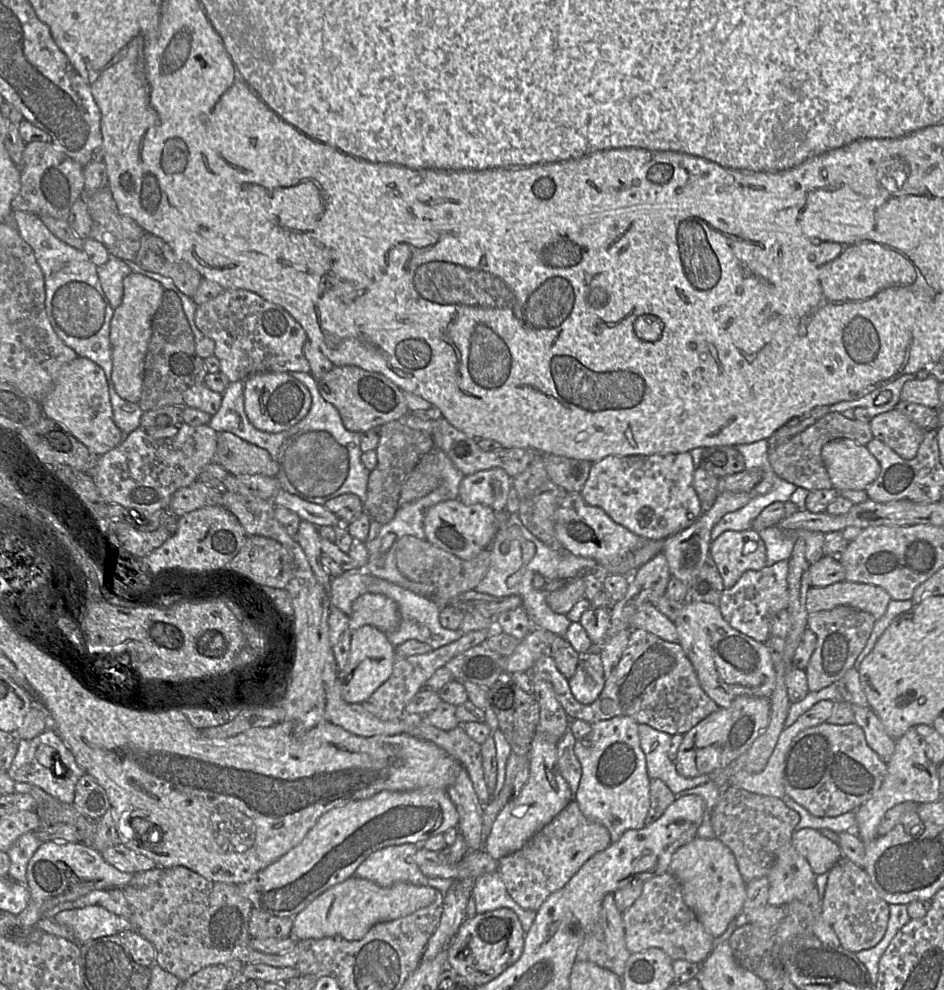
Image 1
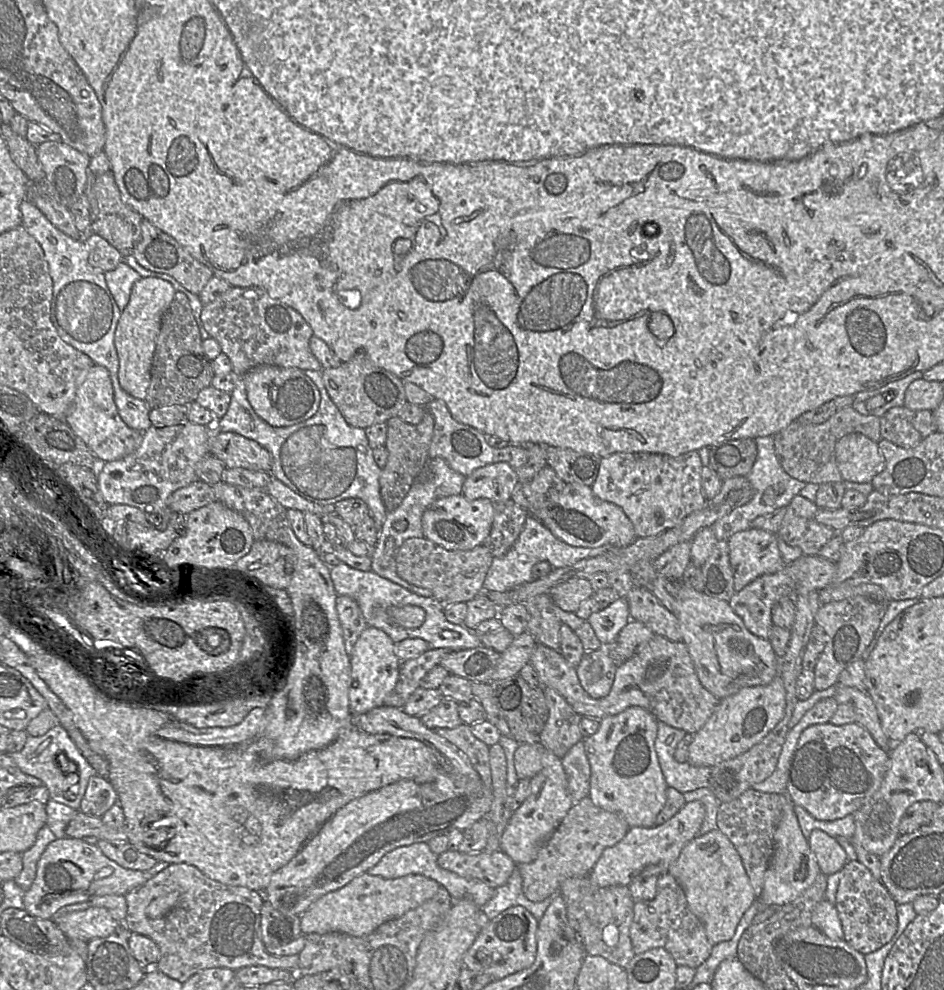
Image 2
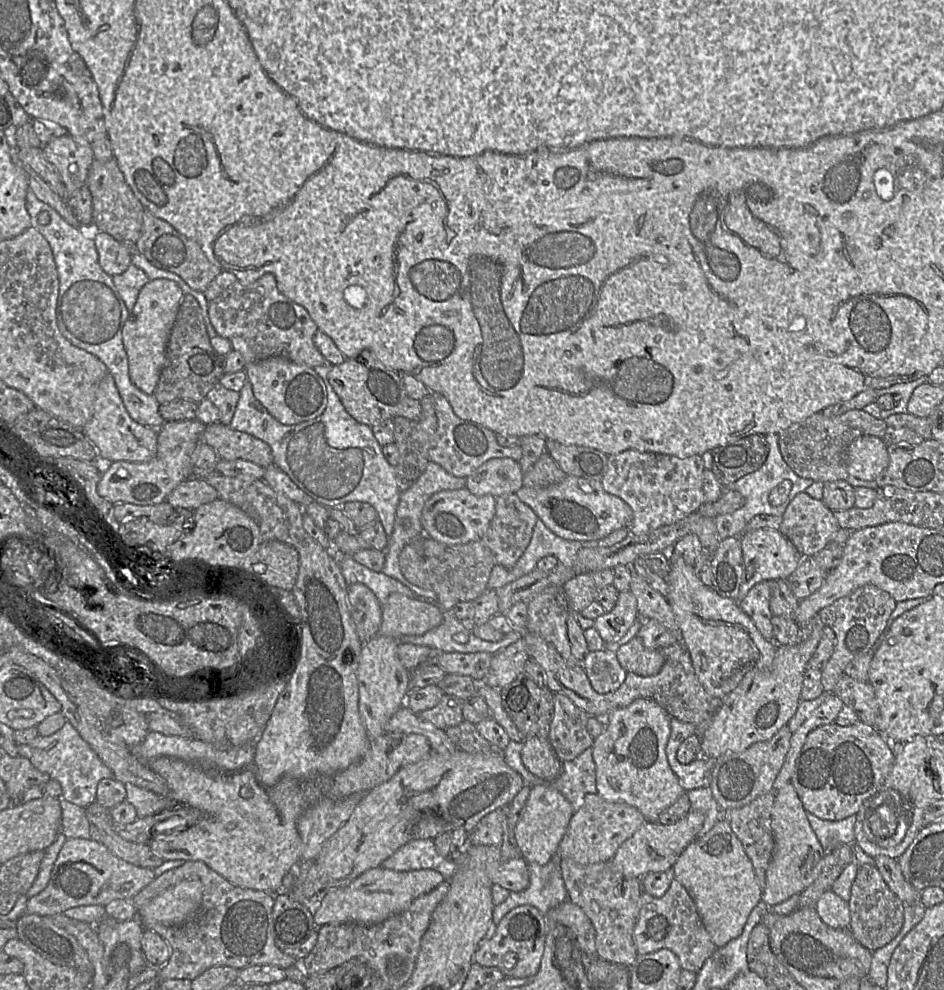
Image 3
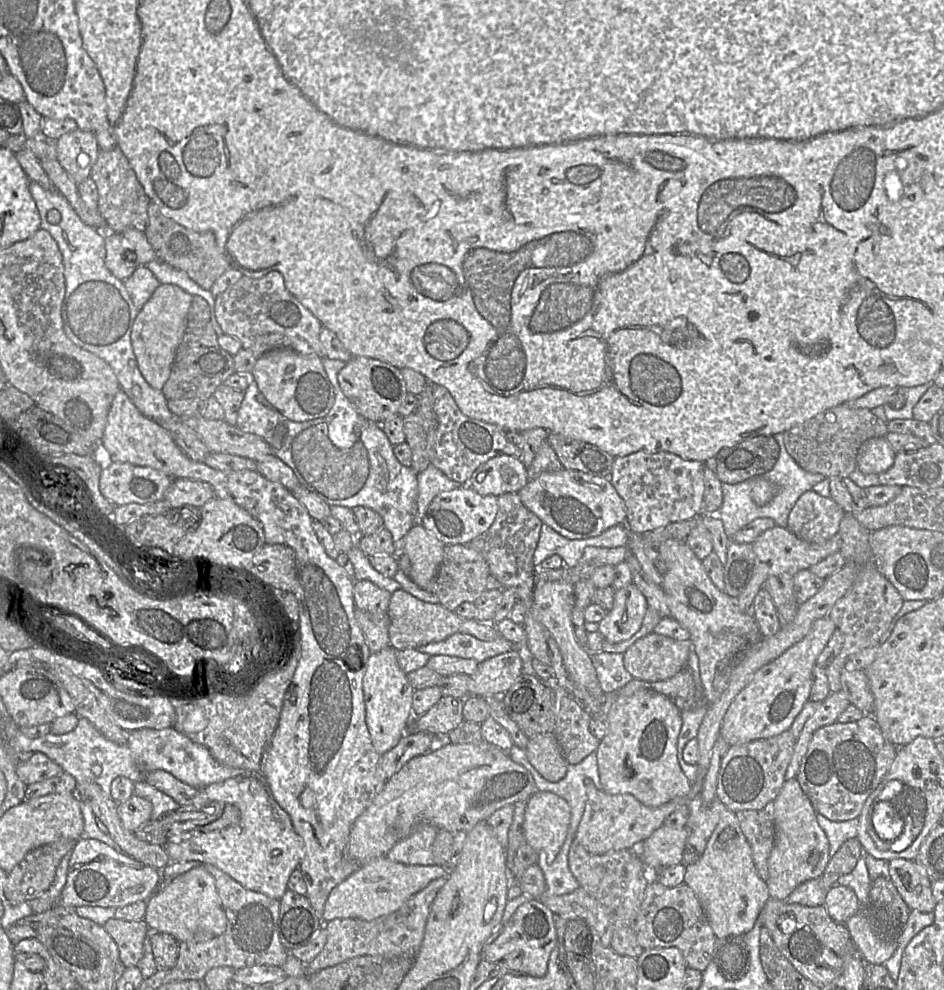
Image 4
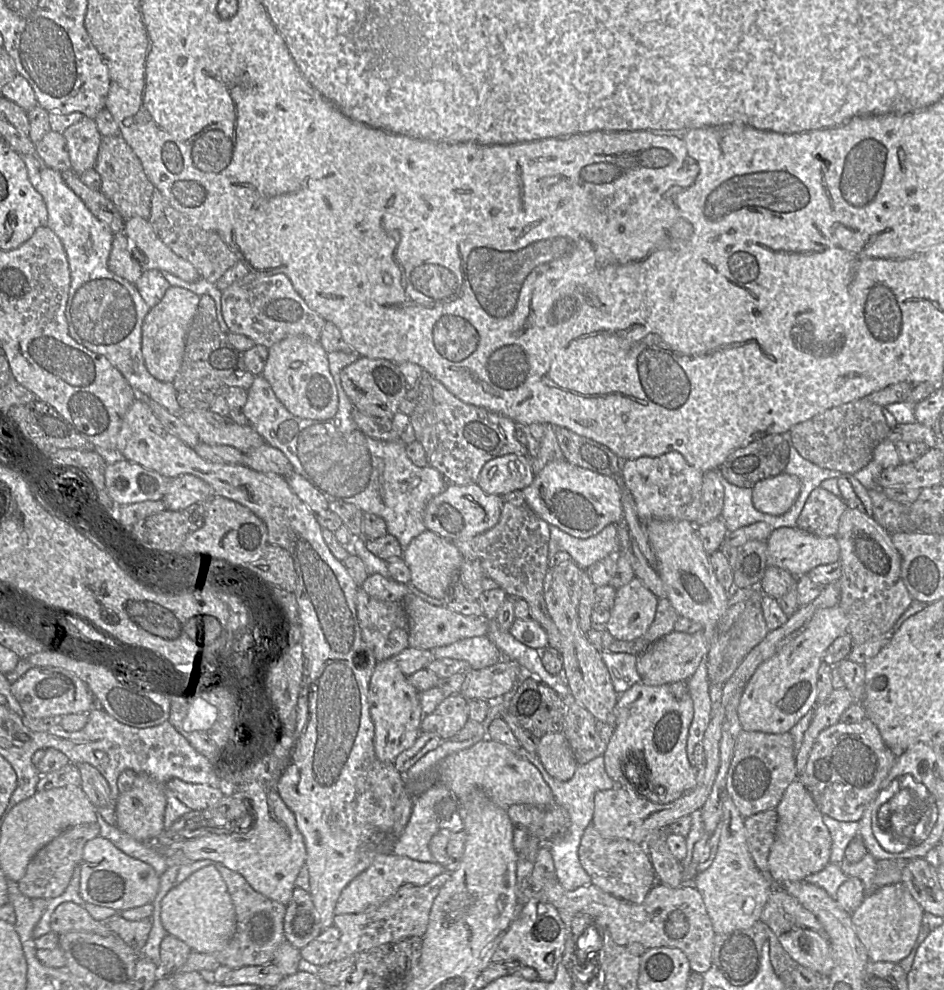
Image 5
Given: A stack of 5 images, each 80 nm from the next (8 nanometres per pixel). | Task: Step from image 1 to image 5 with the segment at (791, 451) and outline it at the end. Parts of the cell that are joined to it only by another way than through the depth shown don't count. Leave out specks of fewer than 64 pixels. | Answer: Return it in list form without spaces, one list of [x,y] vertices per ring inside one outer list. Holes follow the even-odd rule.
[[[864,397],[830,408],[793,426],[789,440],[807,461],[821,468],[853,475],[872,461],[874,448],[888,438],[890,429],[883,414],[883,406]]]

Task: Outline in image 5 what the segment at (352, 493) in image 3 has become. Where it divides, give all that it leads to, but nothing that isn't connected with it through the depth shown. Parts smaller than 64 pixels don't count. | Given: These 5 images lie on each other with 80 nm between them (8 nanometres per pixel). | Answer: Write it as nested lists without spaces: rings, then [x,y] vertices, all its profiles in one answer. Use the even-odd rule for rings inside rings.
[[[257,375],[250,388],[247,390],[248,398],[244,406],[244,414],[248,420],[248,424],[255,429],[255,431],[265,440],[265,443],[280,450],[291,463],[293,470],[305,478],[328,502],[341,501],[350,503],[361,509],[363,512],[376,514],[384,519],[387,526],[387,532],[394,535],[400,543],[403,550],[408,544],[419,534],[426,530],[424,524],[424,512],[429,501],[439,493],[441,493],[445,487],[449,484],[445,477],[432,466],[418,467],[412,463],[407,457],[405,452],[406,444],[401,441],[380,441],[369,437],[367,434],[362,432],[354,423],[352,419],[352,411],[354,406],[350,401],[349,397],[342,390],[342,388],[336,388],[338,393],[338,410],[335,416],[328,420],[311,420],[302,419],[291,414],[287,408],[278,400],[275,393],[273,392],[270,384],[262,375]]]

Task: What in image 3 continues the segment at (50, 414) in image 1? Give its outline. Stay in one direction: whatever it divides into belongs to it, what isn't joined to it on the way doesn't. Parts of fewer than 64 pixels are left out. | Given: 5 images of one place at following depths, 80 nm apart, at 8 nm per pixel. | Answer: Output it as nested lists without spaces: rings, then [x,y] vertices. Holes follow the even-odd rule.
[[[107,373],[98,384],[93,414],[82,428],[82,432],[94,444],[98,455],[112,462],[147,462],[157,452],[158,429],[141,425],[131,418],[110,373]]]

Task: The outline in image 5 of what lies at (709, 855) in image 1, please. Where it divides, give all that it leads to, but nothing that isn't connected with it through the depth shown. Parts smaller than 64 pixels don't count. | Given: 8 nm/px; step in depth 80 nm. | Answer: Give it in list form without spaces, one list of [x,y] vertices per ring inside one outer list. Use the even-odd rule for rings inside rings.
[[[726,793],[719,823],[718,848],[711,865],[698,872],[692,884],[701,894],[716,934],[731,933],[752,927],[760,920],[774,885],[767,874],[759,871],[750,854],[748,839],[741,815]]]

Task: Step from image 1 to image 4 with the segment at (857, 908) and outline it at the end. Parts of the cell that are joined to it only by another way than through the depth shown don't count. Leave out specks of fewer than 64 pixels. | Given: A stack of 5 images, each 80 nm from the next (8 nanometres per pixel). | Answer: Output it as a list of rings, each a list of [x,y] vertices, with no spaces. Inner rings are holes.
[[[885,877],[872,881],[867,904],[862,904],[860,910],[880,937],[896,941],[911,911],[891,880]]]

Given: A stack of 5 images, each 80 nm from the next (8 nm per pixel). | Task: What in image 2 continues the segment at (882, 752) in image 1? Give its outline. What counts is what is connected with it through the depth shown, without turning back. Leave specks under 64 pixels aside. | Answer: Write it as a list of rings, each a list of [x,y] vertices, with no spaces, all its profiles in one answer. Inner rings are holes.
[[[837,683],[834,698],[838,704],[845,704],[852,708],[855,714],[855,723],[866,728],[875,742],[888,752],[893,748],[893,743],[885,735],[876,706],[866,691],[847,687]]]

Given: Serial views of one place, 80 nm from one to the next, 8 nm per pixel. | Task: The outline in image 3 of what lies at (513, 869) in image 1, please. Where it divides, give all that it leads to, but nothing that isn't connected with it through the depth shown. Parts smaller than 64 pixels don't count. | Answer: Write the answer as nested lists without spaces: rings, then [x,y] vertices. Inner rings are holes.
[[[587,793],[583,805],[573,813],[556,854],[561,859],[572,858],[584,865],[609,861],[618,848],[646,822],[643,814],[631,805],[609,802],[597,793]]]

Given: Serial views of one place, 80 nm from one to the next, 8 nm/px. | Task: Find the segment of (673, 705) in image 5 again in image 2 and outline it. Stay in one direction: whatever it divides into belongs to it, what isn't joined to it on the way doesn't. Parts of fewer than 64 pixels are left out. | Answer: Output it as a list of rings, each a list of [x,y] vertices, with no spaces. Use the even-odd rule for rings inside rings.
[[[639,706],[604,717],[599,729],[584,738],[591,768],[589,797],[594,805],[623,817],[629,827],[656,827],[655,820],[666,802],[668,785],[655,750],[657,719]]]

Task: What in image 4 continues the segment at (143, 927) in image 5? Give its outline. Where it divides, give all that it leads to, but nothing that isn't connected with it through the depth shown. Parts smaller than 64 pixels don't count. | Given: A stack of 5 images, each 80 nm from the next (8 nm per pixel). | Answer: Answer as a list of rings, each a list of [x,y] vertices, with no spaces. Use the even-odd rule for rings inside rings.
[[[113,917],[107,920],[103,927],[116,942],[119,960],[123,966],[126,968],[137,966],[144,953],[147,922],[143,919],[125,921]]]

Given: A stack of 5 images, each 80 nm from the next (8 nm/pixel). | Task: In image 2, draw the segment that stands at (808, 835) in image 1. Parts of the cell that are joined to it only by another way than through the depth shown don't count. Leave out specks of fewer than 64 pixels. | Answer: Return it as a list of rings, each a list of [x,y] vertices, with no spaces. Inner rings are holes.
[[[813,830],[807,840],[816,856],[821,873],[827,876],[837,873],[848,862],[847,853],[842,846],[822,830]]]

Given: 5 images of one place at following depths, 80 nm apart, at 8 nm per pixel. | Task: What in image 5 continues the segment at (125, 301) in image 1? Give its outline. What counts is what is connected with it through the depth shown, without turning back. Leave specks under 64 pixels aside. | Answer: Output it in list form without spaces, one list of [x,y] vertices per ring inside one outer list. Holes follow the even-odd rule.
[[[169,287],[163,298],[150,308],[142,325],[141,350],[149,373],[161,382],[173,382],[181,366],[191,321],[196,314],[200,296],[182,287]]]

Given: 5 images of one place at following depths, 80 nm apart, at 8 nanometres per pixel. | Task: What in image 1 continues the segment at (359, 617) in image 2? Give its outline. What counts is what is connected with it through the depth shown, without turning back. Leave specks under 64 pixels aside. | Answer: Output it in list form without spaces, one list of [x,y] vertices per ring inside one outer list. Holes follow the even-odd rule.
[[[331,605],[328,617],[329,640],[339,672],[345,667],[350,650],[352,631],[349,622],[346,613]]]

